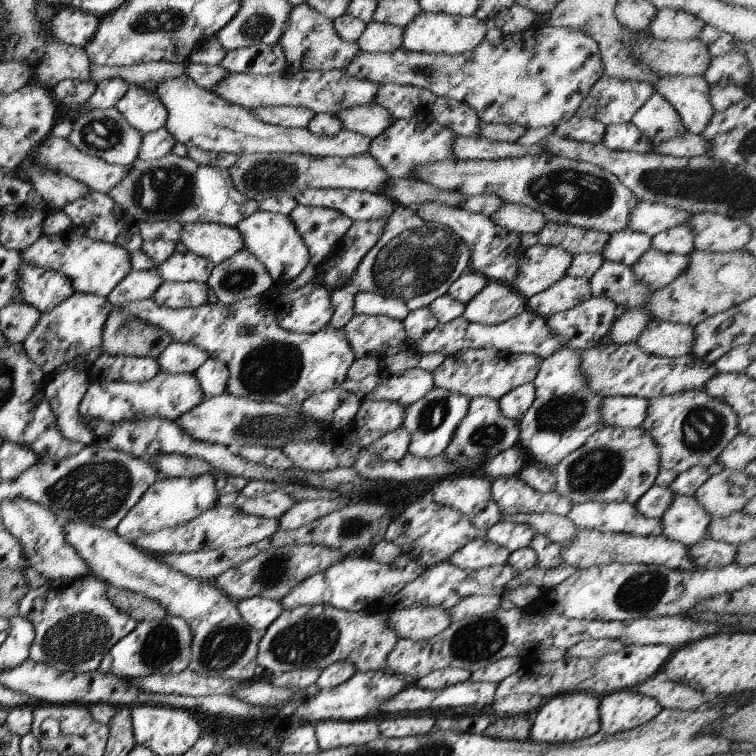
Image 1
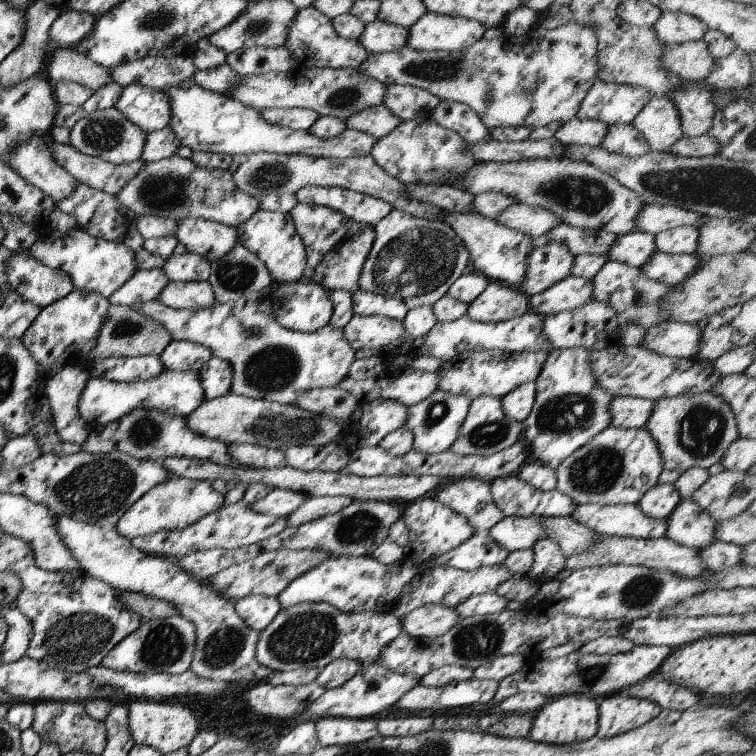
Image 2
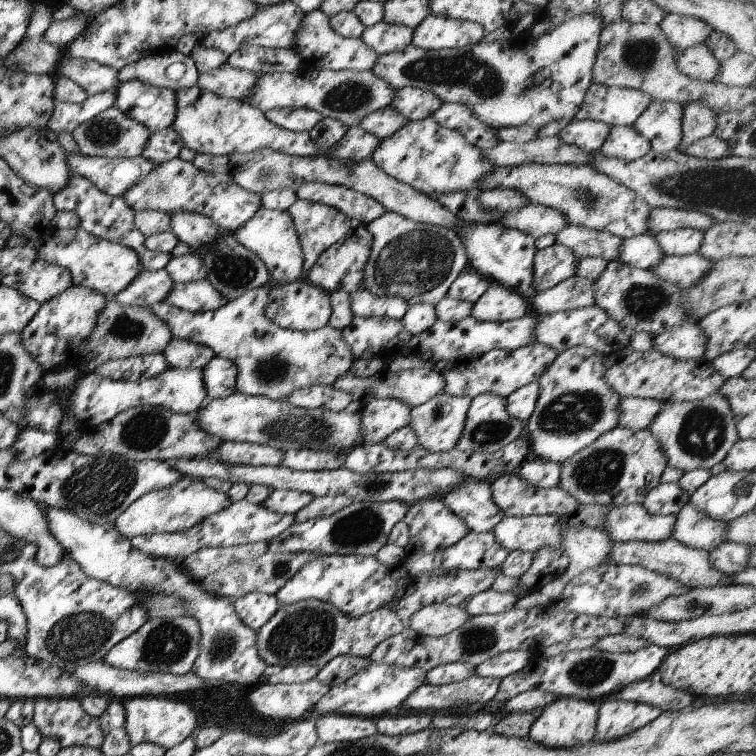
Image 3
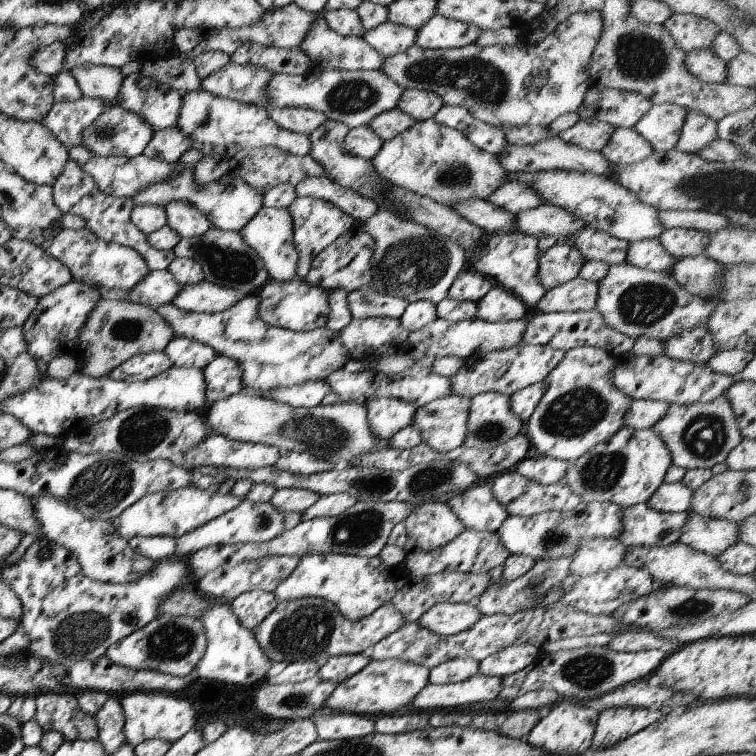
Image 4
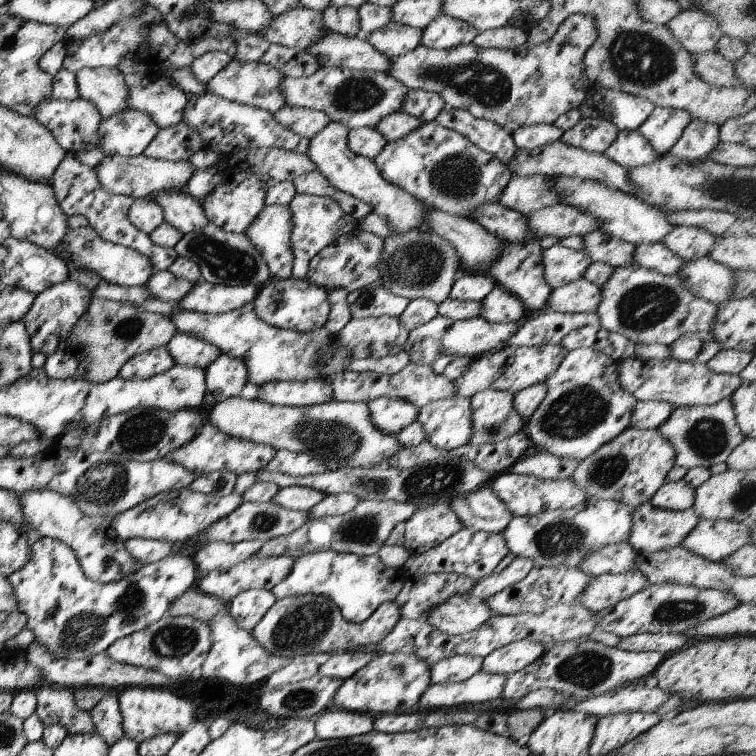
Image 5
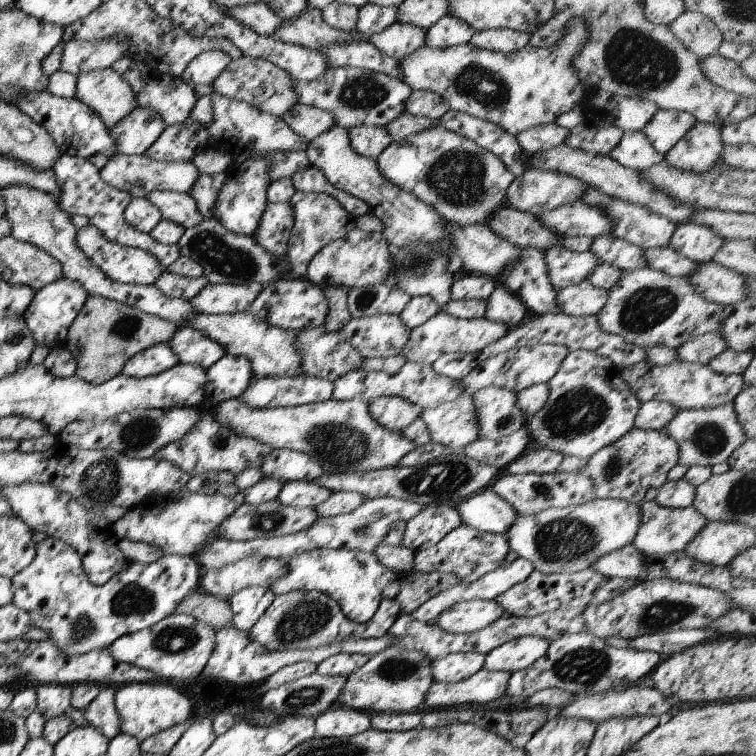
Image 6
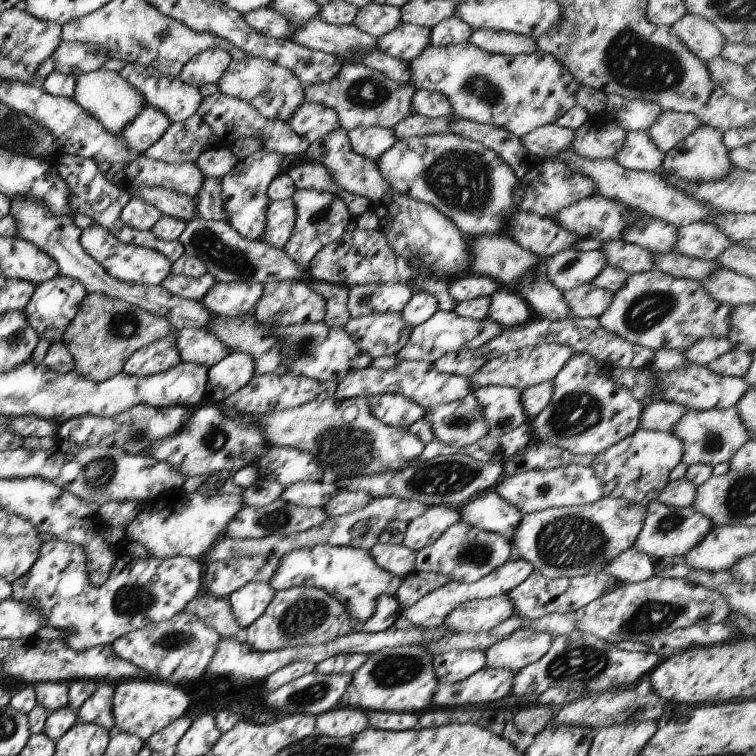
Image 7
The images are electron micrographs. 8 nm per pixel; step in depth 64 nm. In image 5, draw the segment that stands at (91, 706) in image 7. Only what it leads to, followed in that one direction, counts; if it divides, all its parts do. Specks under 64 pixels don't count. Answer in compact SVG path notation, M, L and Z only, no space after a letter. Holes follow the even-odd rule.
M107 690L89 714L96 733L108 748L124 736L117 692Z

